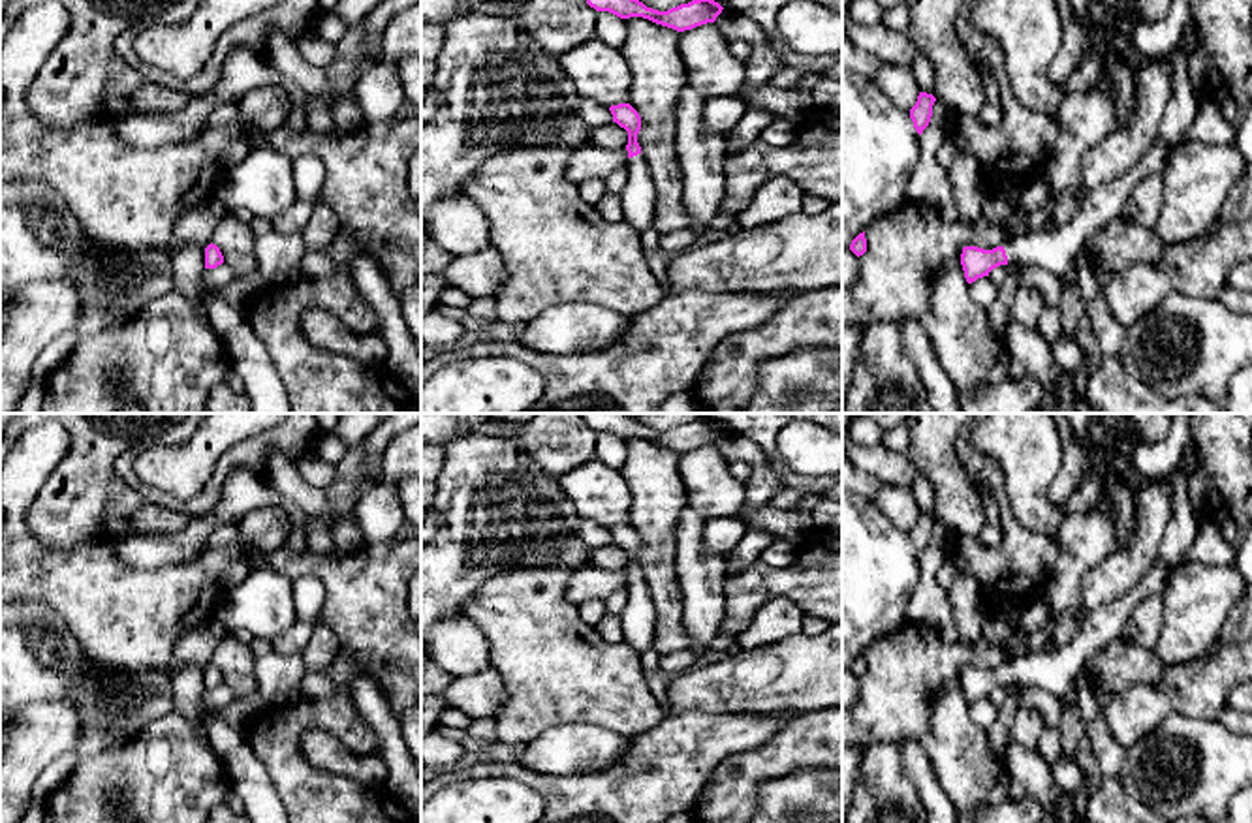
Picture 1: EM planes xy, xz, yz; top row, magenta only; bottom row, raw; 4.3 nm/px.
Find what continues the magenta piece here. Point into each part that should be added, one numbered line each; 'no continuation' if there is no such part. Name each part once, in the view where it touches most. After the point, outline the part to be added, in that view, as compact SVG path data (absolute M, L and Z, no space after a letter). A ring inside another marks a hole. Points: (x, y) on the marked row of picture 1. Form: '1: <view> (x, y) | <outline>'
1: yz (1055, 250) | M1179 143L1154 147L1124 175L1088 192L1075 216L1058 229L1019 235L1004 244L1008 263L1028 261L1058 278L1073 267L1092 233L1124 214L1134 188L1150 173L1162 175Z

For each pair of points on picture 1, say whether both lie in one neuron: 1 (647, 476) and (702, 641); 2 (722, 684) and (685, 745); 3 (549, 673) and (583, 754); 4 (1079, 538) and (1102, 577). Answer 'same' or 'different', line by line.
1: different
2: different
3: different
4: different

